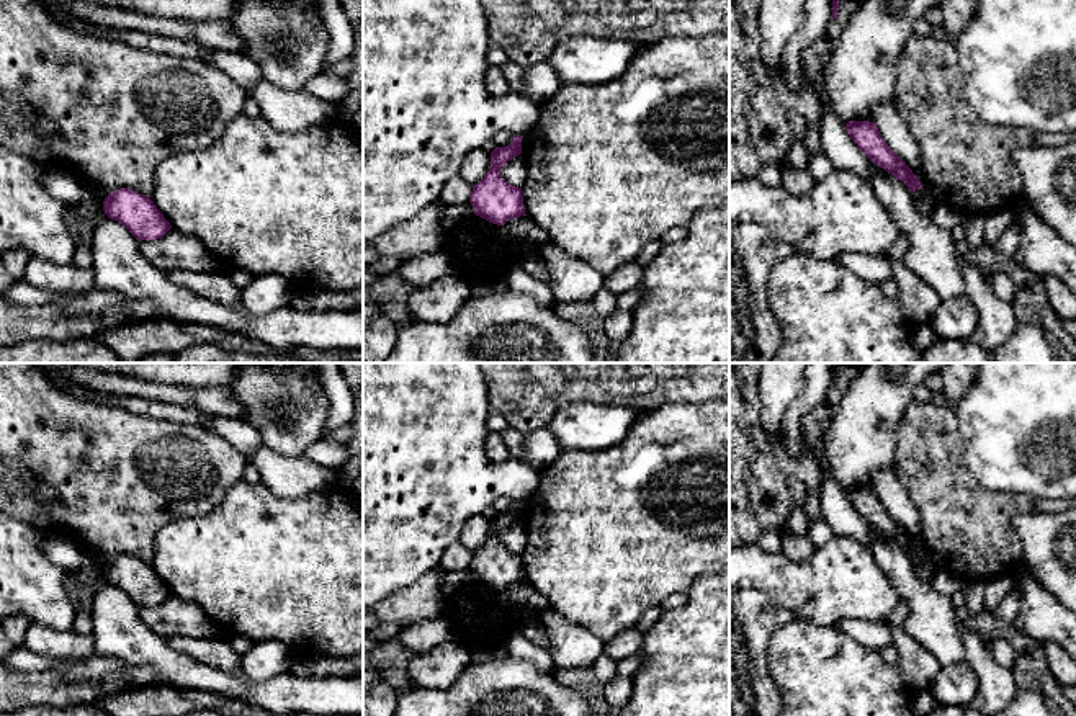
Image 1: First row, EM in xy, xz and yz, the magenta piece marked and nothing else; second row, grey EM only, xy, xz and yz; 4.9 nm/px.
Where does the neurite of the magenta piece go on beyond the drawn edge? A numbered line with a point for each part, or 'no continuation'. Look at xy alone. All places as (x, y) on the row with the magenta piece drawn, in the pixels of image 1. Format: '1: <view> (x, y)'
no continuation

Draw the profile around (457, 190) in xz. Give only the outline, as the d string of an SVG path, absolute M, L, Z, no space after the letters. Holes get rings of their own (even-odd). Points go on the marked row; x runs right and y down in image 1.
M455 175L445 183L438 201L445 206L463 204L469 201L471 191L473 186L460 175Z

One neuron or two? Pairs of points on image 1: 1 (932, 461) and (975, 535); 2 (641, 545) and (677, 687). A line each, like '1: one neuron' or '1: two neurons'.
1: one neuron
2: two neurons

